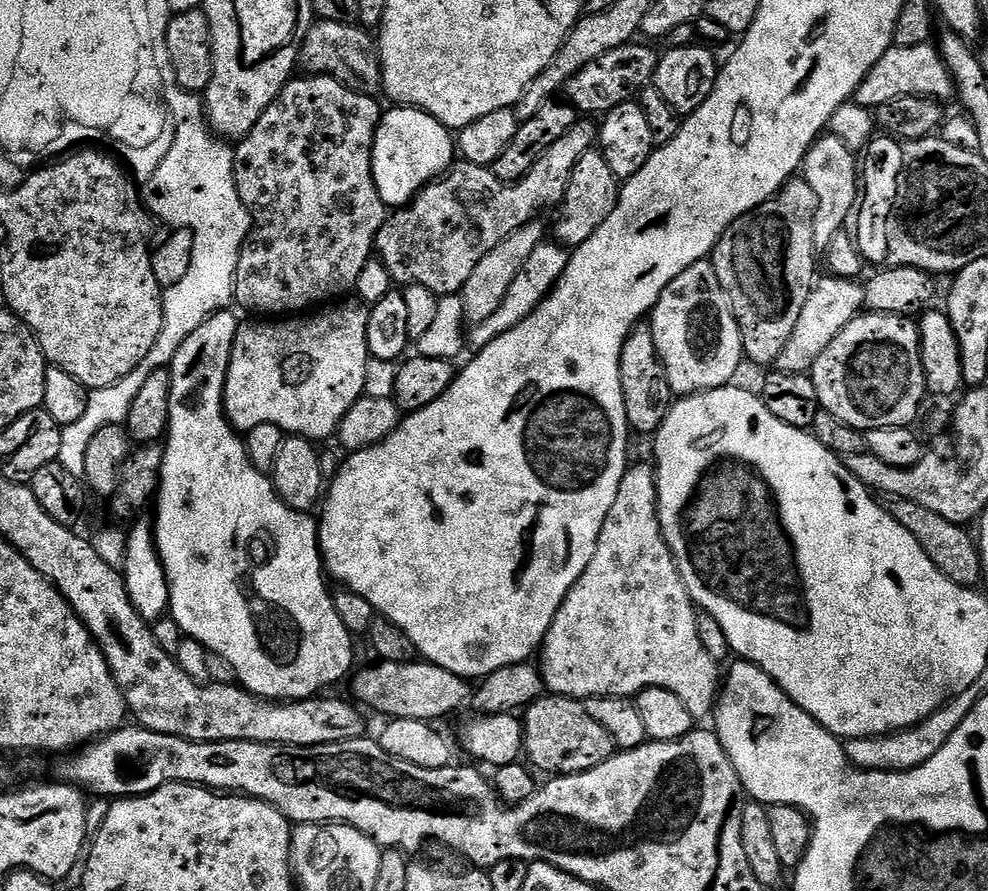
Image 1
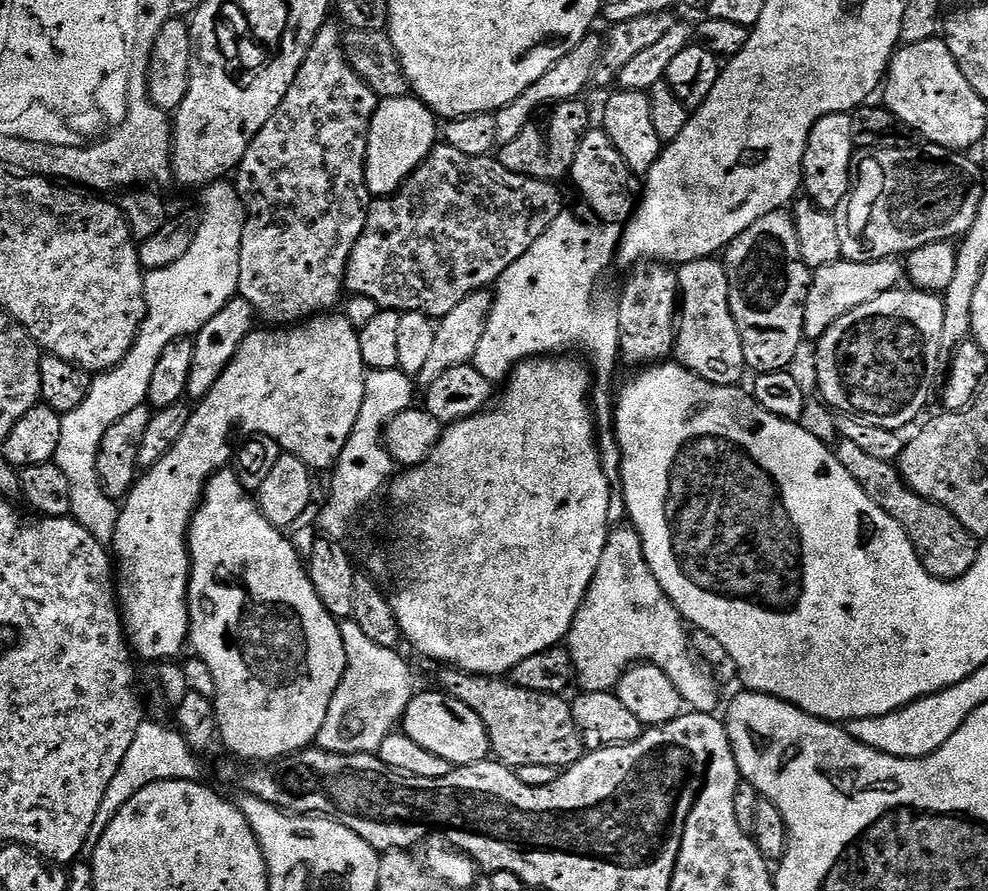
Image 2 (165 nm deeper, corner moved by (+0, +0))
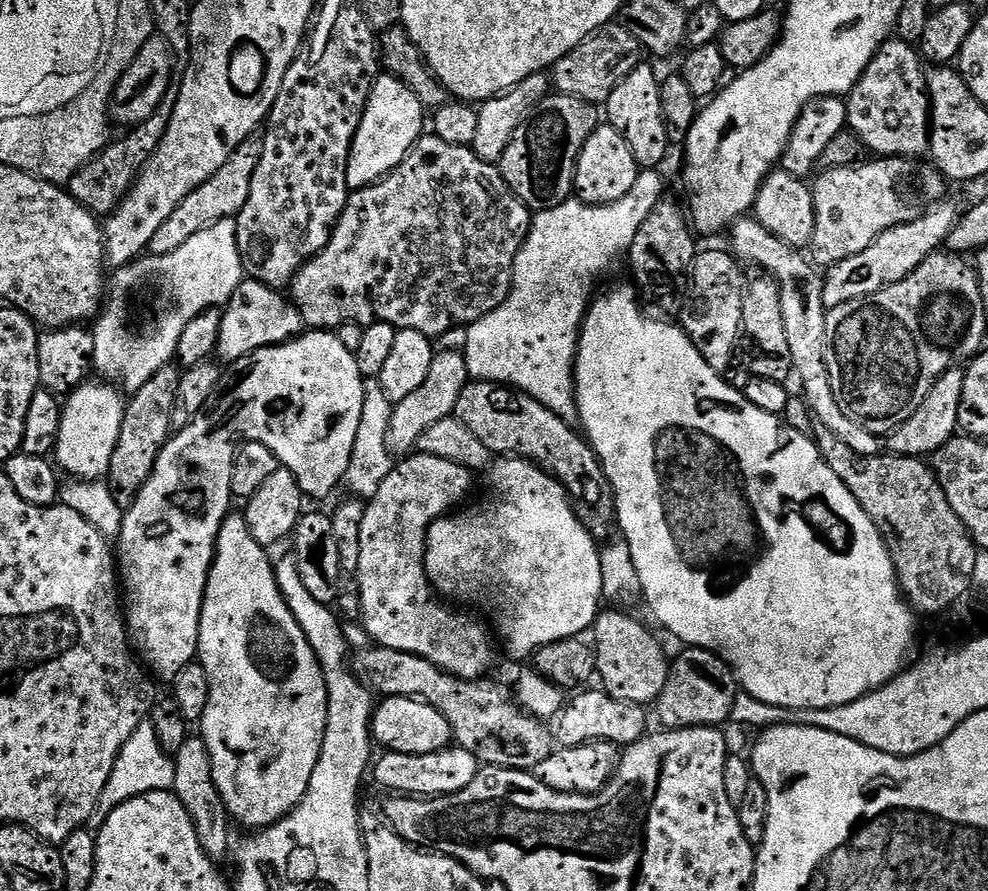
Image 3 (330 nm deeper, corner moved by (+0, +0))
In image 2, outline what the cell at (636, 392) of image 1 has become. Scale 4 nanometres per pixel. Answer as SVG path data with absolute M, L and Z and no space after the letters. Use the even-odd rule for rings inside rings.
M641 262L629 272L620 292L620 304L615 305L620 360L636 368L632 370L644 370L665 363L675 353L678 309L682 304L680 278L669 265L659 262Z

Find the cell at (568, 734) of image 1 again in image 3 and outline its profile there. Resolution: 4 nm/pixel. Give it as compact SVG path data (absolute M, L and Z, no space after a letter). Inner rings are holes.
M370 646L366 649L361 649L357 651L350 662L350 667L353 671L353 675L356 676L358 680L369 689L372 689L375 693L380 692L379 695L383 697L389 696L402 696L402 697L414 697L416 699L422 699L434 706L436 710L443 714L448 722L450 722L451 732L453 741L457 744L457 747L466 749L470 751L470 754L474 754L477 761L481 765L487 767L496 768L508 768L508 769L518 769L520 771L527 771L535 769L536 766L540 765L541 762L545 761L549 757L550 753L554 751L554 738L551 733L546 734L542 727L538 726L540 724L539 719L534 716L529 716L529 714L523 712L518 704L494 682L488 680L489 678L481 678L478 680L464 680L458 679L455 676L450 675L448 672L442 671L440 668L434 666L430 662L426 662L425 659L418 658L416 655L406 654L404 651L390 650L389 648L381 648L379 646Z

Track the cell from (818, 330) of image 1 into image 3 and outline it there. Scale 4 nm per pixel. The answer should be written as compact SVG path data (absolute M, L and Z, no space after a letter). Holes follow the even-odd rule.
M949 202L933 204L923 216L914 222L891 228L882 234L862 254L846 258L827 269L824 281L824 307L837 308L851 300L874 294L902 278L906 278L926 257L931 256L947 241L950 230L956 225L958 211Z

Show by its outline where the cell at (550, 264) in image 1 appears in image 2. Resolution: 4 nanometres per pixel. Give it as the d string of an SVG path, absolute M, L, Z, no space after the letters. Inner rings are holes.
M565 210L558 218L554 218L554 222L546 226L546 234L542 234L542 238L538 238L538 242L534 242L534 246L530 246L530 250L526 250L526 254L522 254L522 258L518 258L518 262L511 264L496 281L490 318L486 322L486 330L482 333L482 342L478 342L478 350L474 350L471 365L478 370L478 374L482 374L482 378L493 382L504 382L524 360L548 358L553 354L563 353L560 352L563 348L584 344L589 358L592 359L591 367L594 369L594 387L591 389L590 396L594 401L594 420L600 427L598 432L600 461L602 470L606 474L606 482L610 486L608 523L618 526L628 515L622 486L622 453L620 453L616 429L613 427L614 389L617 387L616 364L618 365L620 360L618 314L611 303L603 304L596 297L596 291L600 288L600 279L603 278L604 271L612 263L614 265L617 263L622 228L620 224L603 222L587 224L586 221L571 216L570 212Z

